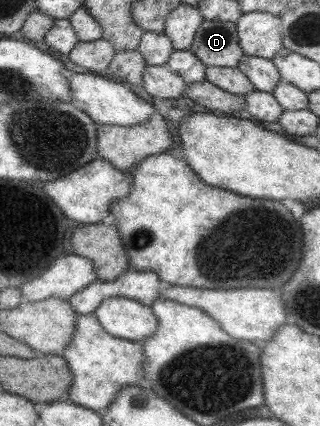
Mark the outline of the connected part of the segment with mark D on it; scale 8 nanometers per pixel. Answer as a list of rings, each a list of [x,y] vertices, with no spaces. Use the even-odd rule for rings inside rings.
[[[203,20],[194,34],[189,51],[206,68],[237,67],[238,60],[243,56],[235,24],[220,20]]]

